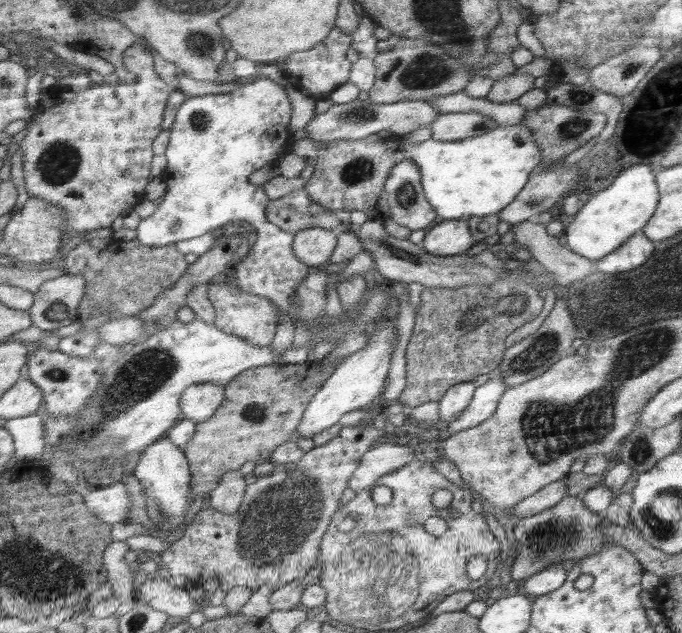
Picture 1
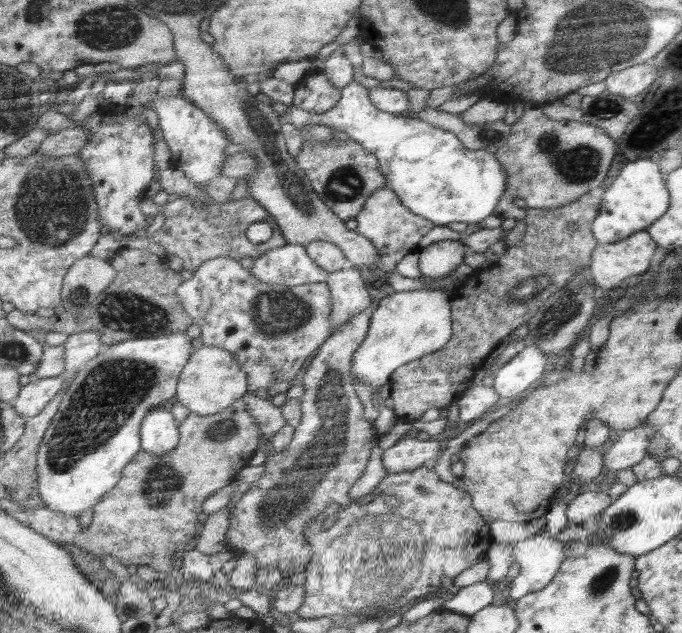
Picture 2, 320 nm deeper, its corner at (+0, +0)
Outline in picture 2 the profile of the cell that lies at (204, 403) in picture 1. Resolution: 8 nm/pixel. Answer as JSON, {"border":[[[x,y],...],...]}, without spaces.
{"border":[[[204,346],[198,348],[185,364],[177,380],[176,398],[191,413],[199,416],[210,416],[225,411],[226,407],[241,399],[248,391],[248,376],[241,368],[240,361],[233,353],[226,352],[217,346]]]}

